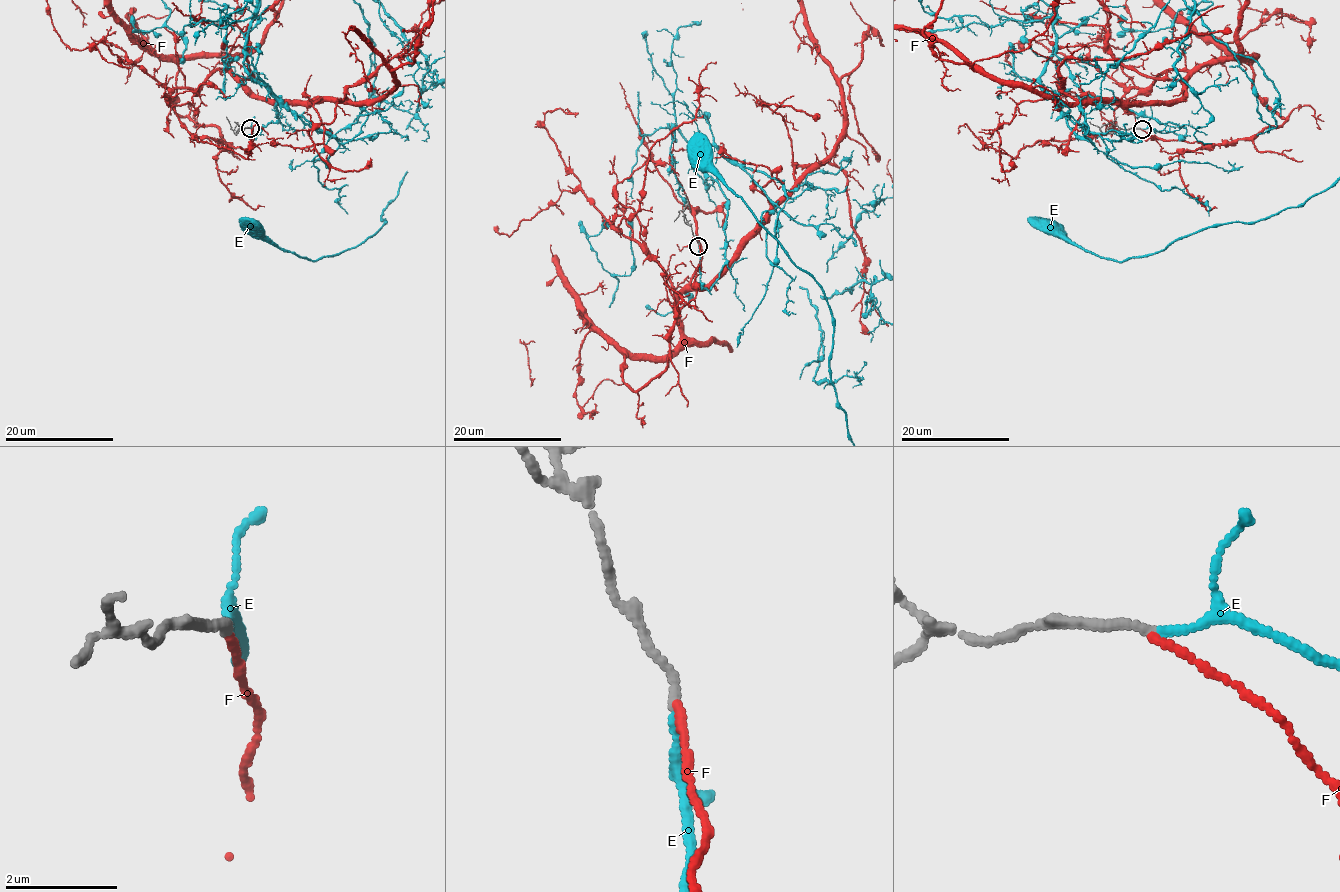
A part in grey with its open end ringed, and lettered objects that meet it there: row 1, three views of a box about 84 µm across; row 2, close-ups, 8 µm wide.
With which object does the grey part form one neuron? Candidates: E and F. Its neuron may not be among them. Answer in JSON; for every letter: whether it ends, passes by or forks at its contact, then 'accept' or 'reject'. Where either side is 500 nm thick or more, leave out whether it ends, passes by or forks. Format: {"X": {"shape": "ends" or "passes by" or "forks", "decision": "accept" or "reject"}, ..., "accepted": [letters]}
{"E": {"shape": "ends", "decision": "accept"}, "F": {"shape": "ends", "decision": "reject"}, "accepted": ["E"]}

